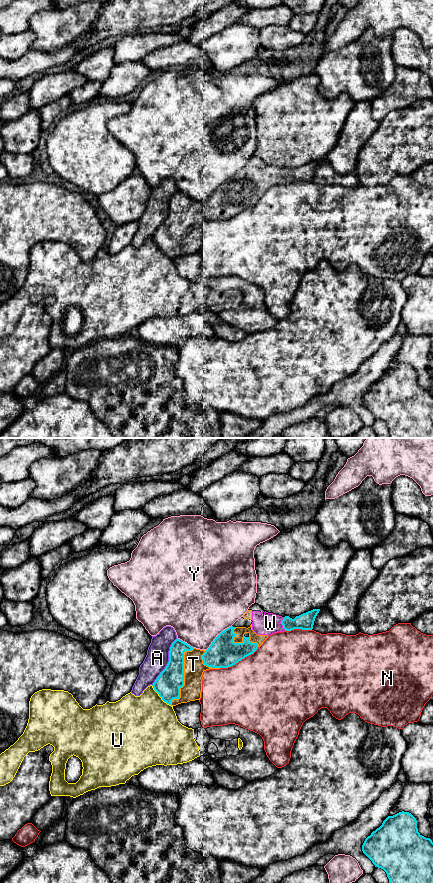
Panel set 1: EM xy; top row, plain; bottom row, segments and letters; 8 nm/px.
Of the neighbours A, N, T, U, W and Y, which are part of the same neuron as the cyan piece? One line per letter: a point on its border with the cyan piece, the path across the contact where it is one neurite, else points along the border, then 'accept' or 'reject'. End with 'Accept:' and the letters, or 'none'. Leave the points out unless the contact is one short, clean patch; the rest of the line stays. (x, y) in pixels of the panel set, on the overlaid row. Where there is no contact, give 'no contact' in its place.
A: xy (168, 662) | reject
N: xy (239, 660) | reject
T: xy (183, 676) | accept
U: xy (160, 696) | reject
W: xy (281, 623) | accept
Y: xy (217, 636) | reject
Accept: T, W

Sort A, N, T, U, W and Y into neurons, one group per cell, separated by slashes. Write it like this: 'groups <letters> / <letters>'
groups A / N / T W / U / Y

